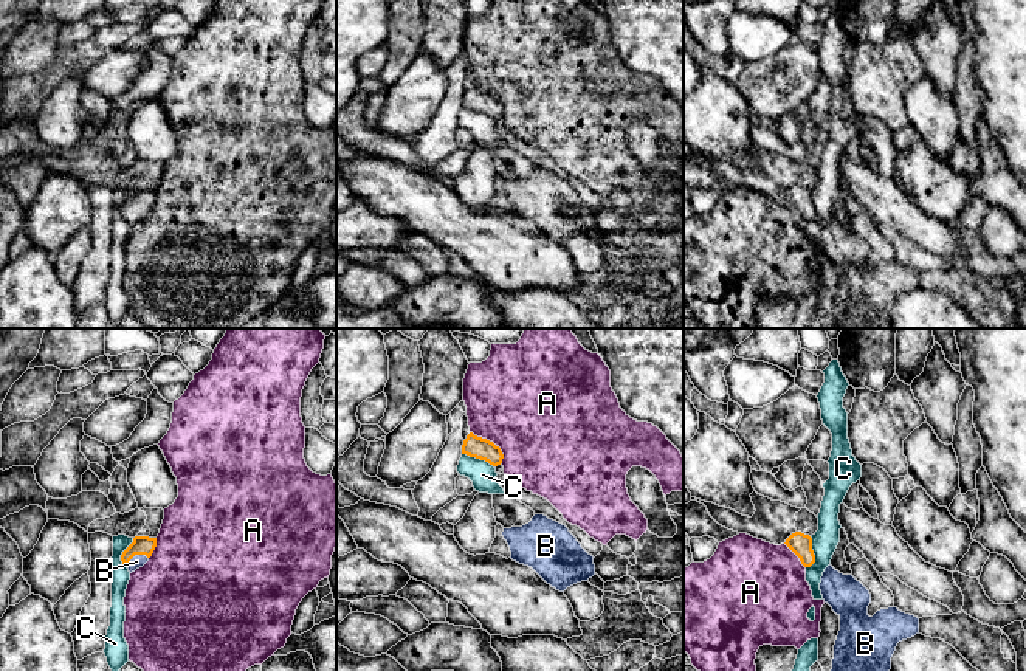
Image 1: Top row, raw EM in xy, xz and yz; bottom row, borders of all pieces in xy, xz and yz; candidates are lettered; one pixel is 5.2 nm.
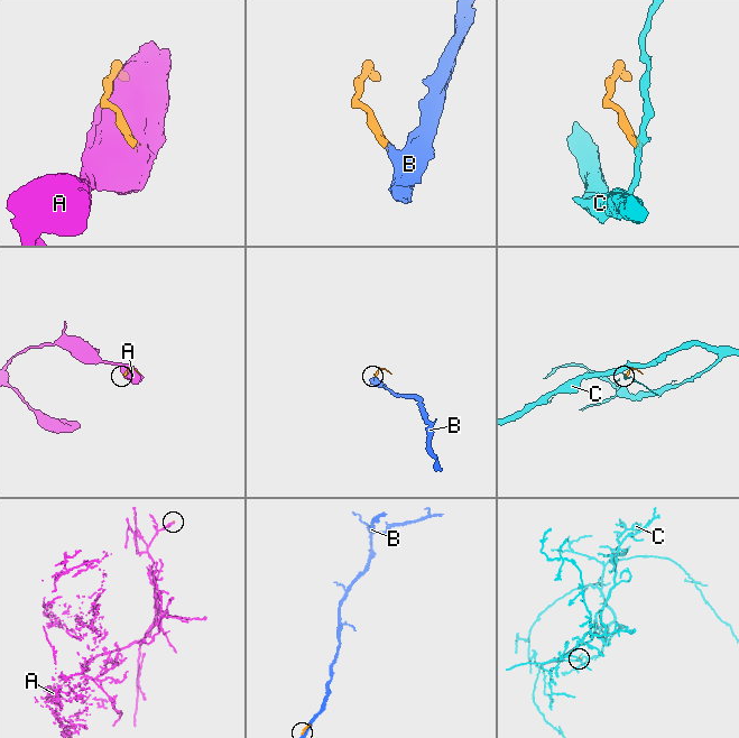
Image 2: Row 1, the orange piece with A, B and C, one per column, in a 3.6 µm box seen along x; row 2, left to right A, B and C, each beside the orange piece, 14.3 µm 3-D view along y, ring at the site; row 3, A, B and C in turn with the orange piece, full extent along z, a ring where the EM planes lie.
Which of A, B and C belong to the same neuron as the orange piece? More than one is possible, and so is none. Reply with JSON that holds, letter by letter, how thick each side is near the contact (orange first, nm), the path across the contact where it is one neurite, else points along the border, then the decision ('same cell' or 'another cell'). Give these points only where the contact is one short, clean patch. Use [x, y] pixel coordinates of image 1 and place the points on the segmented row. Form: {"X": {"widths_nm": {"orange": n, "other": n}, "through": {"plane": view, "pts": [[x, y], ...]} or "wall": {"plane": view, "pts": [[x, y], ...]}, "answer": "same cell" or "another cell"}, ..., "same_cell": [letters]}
{"A": {"widths_nm": {"orange": 110, "other": 500}, "answer": "another cell"}, "B": {"widths_nm": {"orange": 100, "other": 70}, "through": {"plane": "xy", "pts": [[141, 544], [137, 554], [137, 561]]}, "answer": "same cell"}, "C": {"widths_nm": {"orange": 110, "other": 140}, "wall": {"plane": "yz", "pts": [[809, 536], [814, 561], [806, 567]]}, "answer": "another cell"}, "same_cell": ["B"]}

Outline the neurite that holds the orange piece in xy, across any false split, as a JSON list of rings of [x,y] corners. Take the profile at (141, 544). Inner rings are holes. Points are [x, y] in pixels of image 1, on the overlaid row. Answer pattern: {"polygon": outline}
{"polygon": [[[135,536],[133,542],[122,552],[121,561],[132,573],[149,561],[155,547],[157,538]]]}

